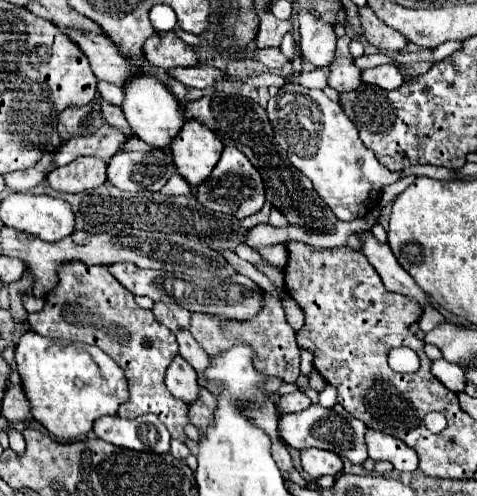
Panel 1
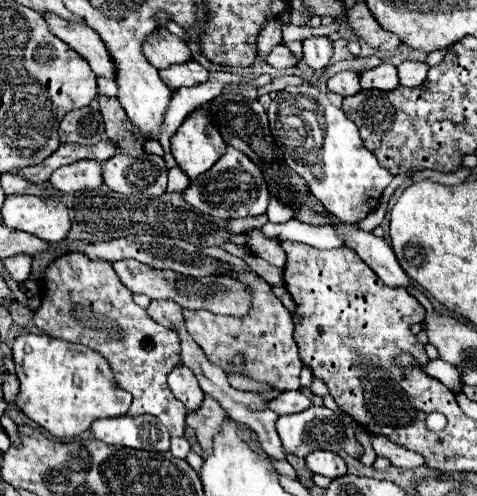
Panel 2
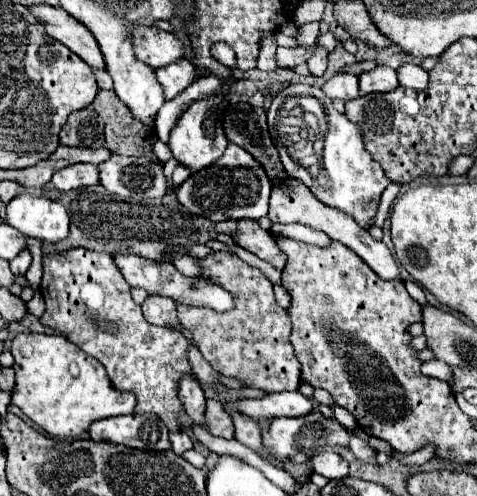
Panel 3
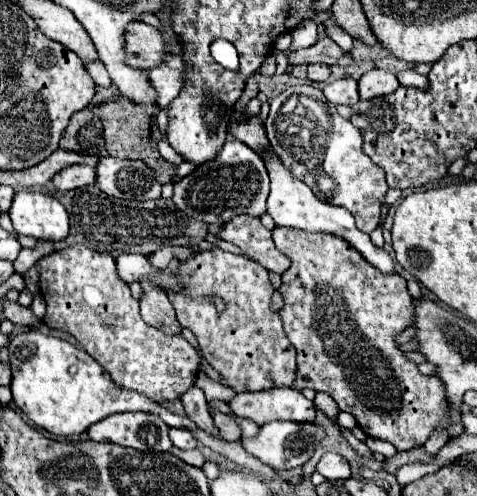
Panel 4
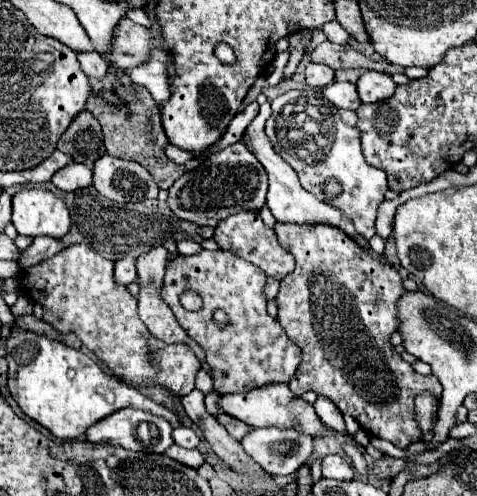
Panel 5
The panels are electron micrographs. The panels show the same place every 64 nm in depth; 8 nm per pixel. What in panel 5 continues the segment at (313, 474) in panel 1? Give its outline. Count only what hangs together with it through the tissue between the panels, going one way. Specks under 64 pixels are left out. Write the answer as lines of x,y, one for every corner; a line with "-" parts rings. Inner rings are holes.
328,454
322,458
322,476
334,480
352,480
352,466
338,454

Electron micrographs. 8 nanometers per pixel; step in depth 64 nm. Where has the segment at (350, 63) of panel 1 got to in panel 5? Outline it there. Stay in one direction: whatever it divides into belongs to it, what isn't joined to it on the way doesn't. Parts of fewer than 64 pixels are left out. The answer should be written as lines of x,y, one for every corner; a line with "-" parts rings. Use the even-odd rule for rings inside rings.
332,82
322,90
322,94
324,94
326,100
330,100
338,108
356,110
360,106
358,90
352,82

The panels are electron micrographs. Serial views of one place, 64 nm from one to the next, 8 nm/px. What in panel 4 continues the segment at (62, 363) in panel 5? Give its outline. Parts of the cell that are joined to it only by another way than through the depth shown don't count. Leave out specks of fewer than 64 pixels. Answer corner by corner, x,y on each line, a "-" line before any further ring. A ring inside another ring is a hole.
22,332
18,338
10,340
10,368
12,368
12,396
14,404
40,428
48,430
54,436
72,436
72,434
82,434
88,430
90,424
118,412
152,412
160,414
168,426
172,428
186,428
190,430
204,446
212,448
214,452
222,454
230,462
258,472
268,480
282,480
280,474
274,468
268,468
266,464
260,464
256,456
248,454
240,442
228,442
218,436
212,436
204,430
200,430
188,416
178,416
166,410
160,404
152,404
152,400
146,400
146,396
120,388
116,386
108,372
84,350
76,348
74,344
56,338
56,336
46,336
40,332

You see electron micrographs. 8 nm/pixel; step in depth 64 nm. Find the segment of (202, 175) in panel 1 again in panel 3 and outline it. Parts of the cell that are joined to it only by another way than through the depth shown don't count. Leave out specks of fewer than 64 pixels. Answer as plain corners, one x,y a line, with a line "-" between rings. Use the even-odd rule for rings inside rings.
222,86
220,92
216,92
214,96
208,96
204,100
194,102
178,120
178,124
172,128
170,132
170,142
168,148
172,150
172,156
180,162
186,164
186,168
190,172
200,172
200,168
206,168
210,164
214,164
222,154
224,148
228,146
228,140
224,136
222,130
222,122
220,122
220,114
218,114
218,102
224,100
224,94
228,92
228,86

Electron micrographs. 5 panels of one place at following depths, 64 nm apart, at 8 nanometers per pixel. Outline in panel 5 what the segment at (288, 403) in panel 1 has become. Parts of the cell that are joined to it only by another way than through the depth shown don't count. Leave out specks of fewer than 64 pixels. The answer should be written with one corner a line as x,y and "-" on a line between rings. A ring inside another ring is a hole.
266,384
262,388
242,392
242,394
226,394
220,398
220,408
226,414
230,414
230,416
254,426
254,428
280,426
280,428
298,428
310,436
328,434
326,428
322,426
318,414
314,412
314,406
308,404
304,398
292,396
292,390
288,388
288,384

